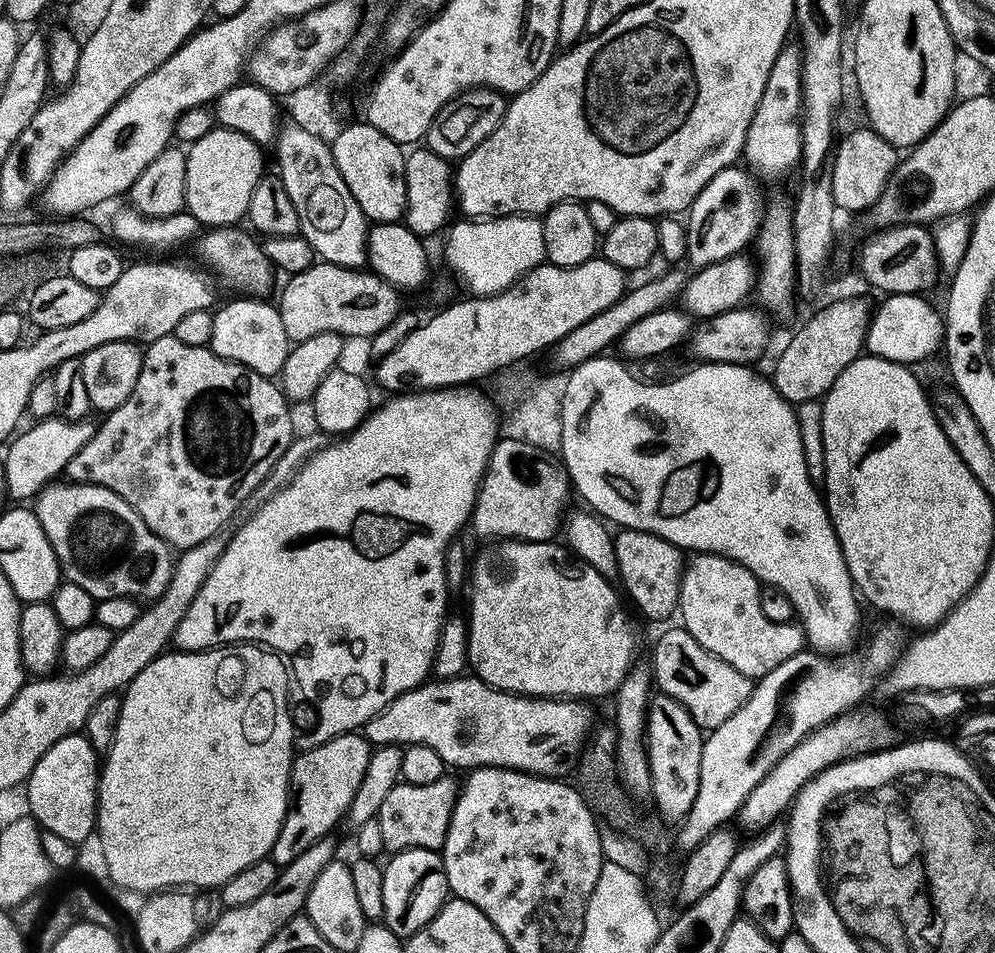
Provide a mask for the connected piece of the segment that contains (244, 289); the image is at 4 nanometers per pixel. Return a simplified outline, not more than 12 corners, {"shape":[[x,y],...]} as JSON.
{"shape":[[240,226],[205,231],[199,263],[248,298],[271,297],[277,269]]}

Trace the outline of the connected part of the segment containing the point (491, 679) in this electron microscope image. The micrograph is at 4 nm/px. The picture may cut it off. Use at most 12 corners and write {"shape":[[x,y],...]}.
{"shape":[[560,542],[470,564],[468,663],[596,702],[636,660],[621,593]]}

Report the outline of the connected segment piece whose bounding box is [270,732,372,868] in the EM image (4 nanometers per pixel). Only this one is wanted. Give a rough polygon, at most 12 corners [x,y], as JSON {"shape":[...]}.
{"shape":[[359,733],[293,759],[281,868],[327,837],[372,753]]}

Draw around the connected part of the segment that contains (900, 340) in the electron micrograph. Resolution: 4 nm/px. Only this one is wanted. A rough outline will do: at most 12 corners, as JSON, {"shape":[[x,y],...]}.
{"shape":[[885,295],[869,356],[916,366],[944,343],[945,317],[923,295]]}

